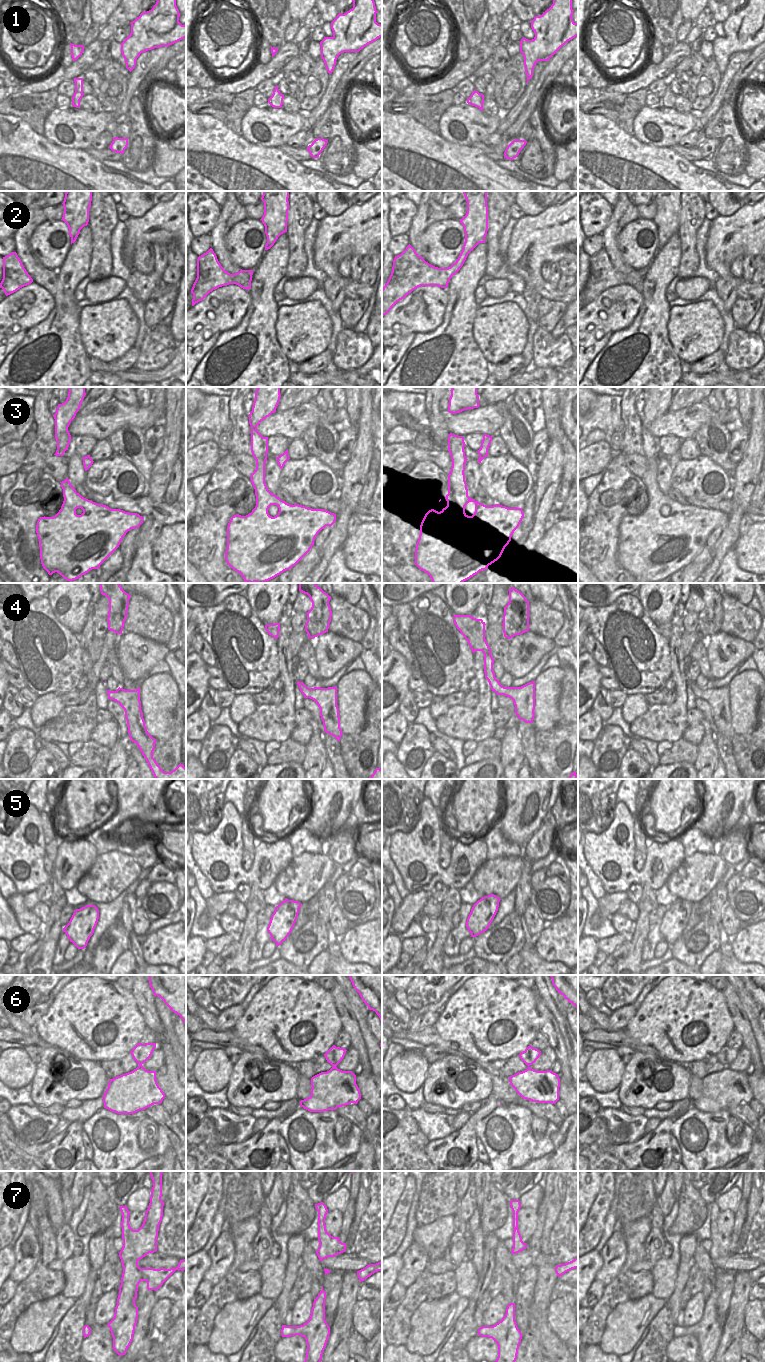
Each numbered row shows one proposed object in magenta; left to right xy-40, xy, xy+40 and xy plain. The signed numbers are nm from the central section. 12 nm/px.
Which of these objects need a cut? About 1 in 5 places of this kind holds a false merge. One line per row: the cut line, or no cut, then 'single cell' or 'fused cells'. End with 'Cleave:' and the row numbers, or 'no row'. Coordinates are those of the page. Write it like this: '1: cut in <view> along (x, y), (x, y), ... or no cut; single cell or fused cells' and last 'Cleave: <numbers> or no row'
1: no cut; single cell
2: no cut; single cell
3: no cut; single cell
4: no cut; single cell
5: no cut; single cell
6: no cut; single cell
7: no cut; single cell
Cleave: no row

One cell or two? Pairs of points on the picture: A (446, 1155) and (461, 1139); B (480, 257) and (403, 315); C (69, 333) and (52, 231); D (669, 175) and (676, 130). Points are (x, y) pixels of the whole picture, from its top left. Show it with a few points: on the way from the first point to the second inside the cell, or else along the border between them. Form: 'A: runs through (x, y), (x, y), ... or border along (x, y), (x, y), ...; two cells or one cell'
A: runs through (447, 1151), (457, 1143); one cell
B: border along (446, 288), (447, 305), (445, 312); two cells
C: border along (69, 247), (64, 262), (56, 270); two cells
D: border along (648, 144), (671, 148); two cells

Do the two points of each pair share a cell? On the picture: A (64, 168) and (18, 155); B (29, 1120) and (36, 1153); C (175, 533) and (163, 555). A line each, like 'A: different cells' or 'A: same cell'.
A: same cell
B: different cells
C: same cell

